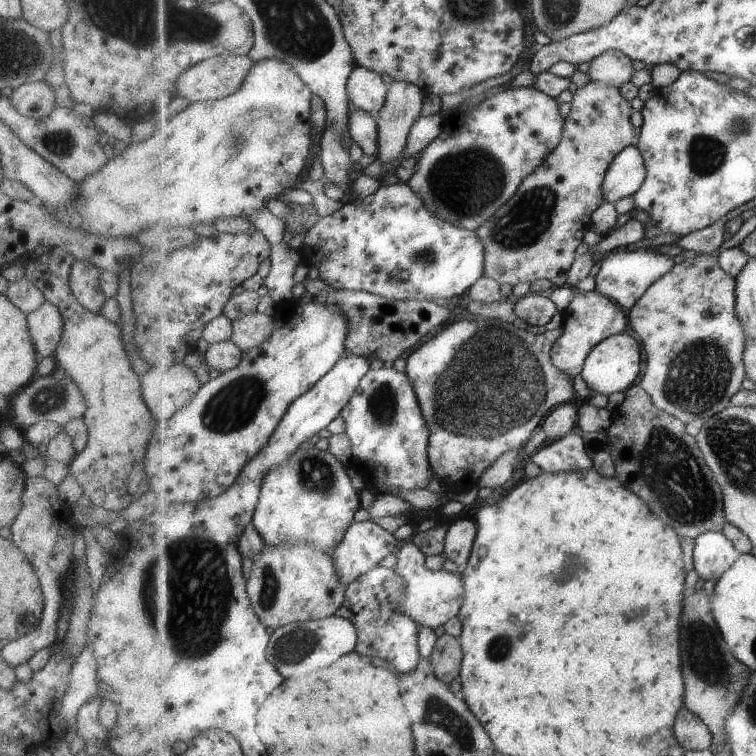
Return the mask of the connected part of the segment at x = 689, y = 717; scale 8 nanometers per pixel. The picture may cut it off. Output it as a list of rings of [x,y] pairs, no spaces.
[[[681,707],[677,714],[675,732],[686,751],[707,750],[713,744],[713,733],[709,730],[709,725],[687,707]]]

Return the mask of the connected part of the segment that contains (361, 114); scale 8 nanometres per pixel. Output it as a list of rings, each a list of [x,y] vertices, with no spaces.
[[[354,107],[349,116],[351,139],[369,156],[378,158],[380,132],[378,120],[367,110]]]

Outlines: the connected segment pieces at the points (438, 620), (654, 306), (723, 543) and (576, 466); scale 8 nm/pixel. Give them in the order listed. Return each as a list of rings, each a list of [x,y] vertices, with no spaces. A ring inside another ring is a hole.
[[[411,539],[402,542],[397,550],[398,561],[393,569],[397,576],[403,578],[407,588],[403,592],[400,611],[405,616],[411,616],[420,627],[439,628],[460,614],[465,602],[465,576],[462,568],[454,572],[433,571],[426,564],[426,557],[426,554]]]
[[[696,254],[694,257],[684,259],[684,261],[676,264],[671,271],[662,276],[649,290],[641,297],[639,303],[629,311],[630,325],[632,329],[637,332],[644,345],[646,352],[646,371],[640,381],[640,385],[652,396],[652,401],[656,404],[657,408],[672,414],[685,423],[691,422],[693,418],[702,417],[703,421],[713,418],[715,414],[723,412],[725,408],[732,404],[732,399],[743,388],[743,382],[747,378],[747,371],[745,366],[745,326],[741,322],[741,318],[737,316],[736,307],[736,278],[733,278],[721,266],[719,256],[712,256],[711,254]]]
[[[705,532],[695,540],[695,570],[705,582],[718,581],[741,558],[742,553],[724,532]]]
[[[577,429],[538,450],[531,460],[542,471],[551,473],[577,472],[594,468],[594,460],[589,456],[583,432]]]

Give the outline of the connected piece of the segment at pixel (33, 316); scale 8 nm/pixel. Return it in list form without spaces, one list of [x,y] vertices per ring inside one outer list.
[[[45,301],[37,310],[26,314],[26,323],[35,360],[39,362],[45,357],[53,357],[63,328],[57,308]]]

